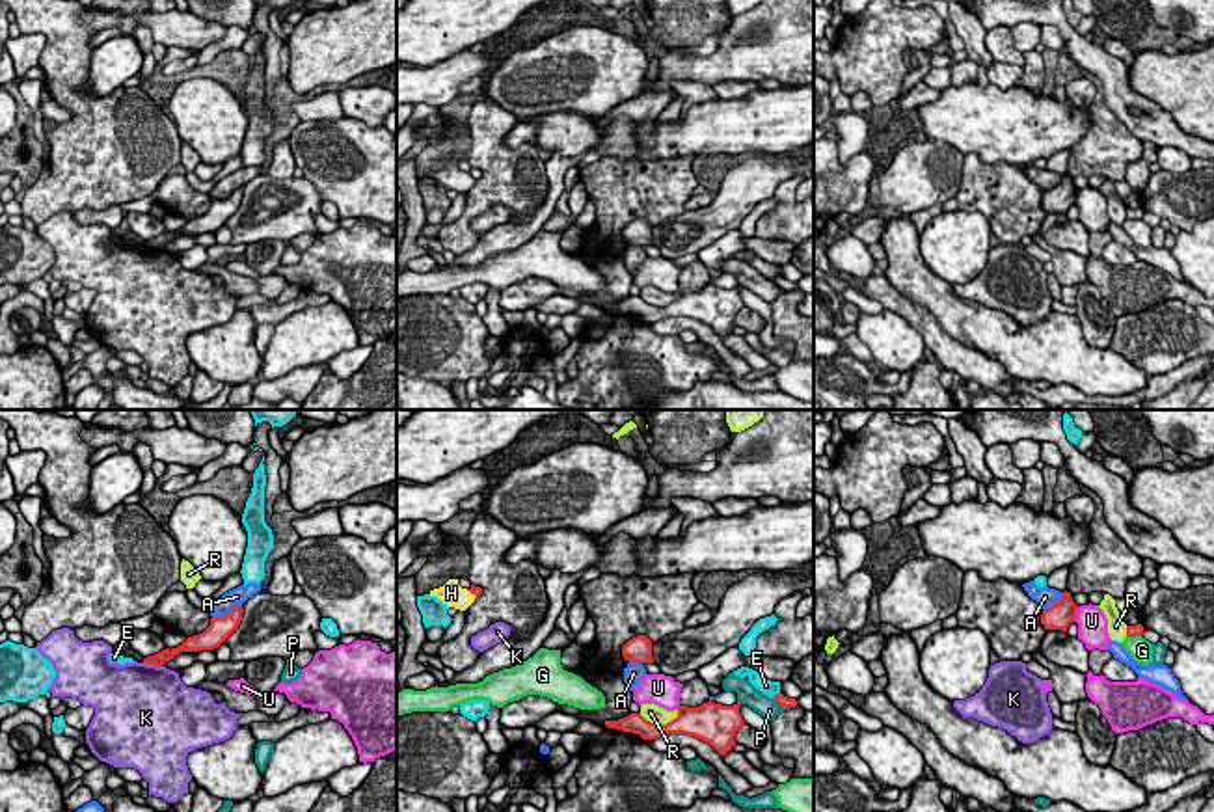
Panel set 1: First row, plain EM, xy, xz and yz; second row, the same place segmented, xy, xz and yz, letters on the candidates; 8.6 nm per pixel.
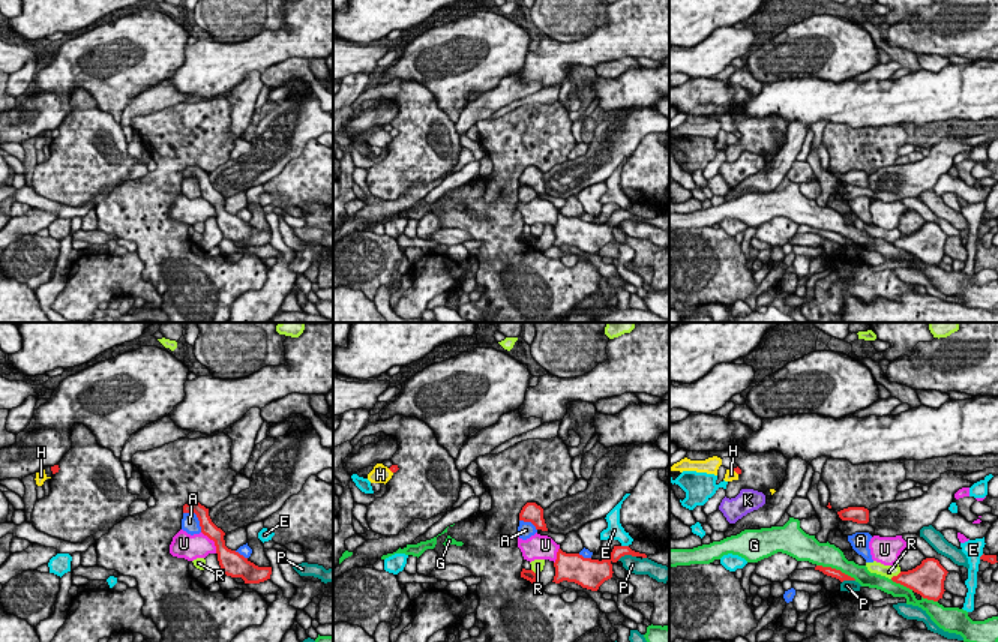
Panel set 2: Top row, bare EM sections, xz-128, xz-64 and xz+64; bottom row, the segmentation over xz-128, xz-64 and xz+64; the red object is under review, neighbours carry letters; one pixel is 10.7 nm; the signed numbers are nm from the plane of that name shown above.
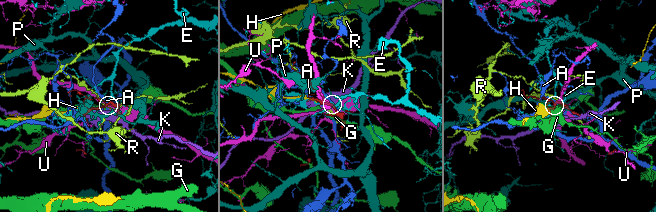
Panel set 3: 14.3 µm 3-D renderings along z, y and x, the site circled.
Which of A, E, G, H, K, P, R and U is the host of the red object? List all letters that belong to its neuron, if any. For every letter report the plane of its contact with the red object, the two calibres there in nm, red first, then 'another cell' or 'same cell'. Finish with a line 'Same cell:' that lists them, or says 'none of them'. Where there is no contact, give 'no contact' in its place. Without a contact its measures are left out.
A: xy | 200/160 nm | another cell
E: xz | 100/130 nm | another cell
G: yz | 100/190 nm | another cell
H: xz | 90/200 nm | another cell
K: xy | 120/480 nm | another cell
P: xz | 100/180 nm | another cell
R: xz | 220/160 nm | another cell
U: yz | 220/260 nm | another cell
Same cell: none of them

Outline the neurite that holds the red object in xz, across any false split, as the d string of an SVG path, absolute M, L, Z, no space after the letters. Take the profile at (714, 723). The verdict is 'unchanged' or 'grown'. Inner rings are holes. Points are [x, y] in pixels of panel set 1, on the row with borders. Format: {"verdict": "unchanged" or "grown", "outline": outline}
{"verdict": "unchanged", "outline": "M709 700L698 708L678 706L678 717L667 724L655 724L641 713L629 713L618 721L605 721L605 726L639 734L642 739L657 739L667 734L695 736L722 756L732 751L735 745L734 736L745 724L739 713L741 704L722 706Z"}

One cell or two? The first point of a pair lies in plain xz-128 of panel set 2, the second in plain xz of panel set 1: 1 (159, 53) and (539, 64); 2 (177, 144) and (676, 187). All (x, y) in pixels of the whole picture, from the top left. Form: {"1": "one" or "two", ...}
{"1": "one", "2": "one"}

